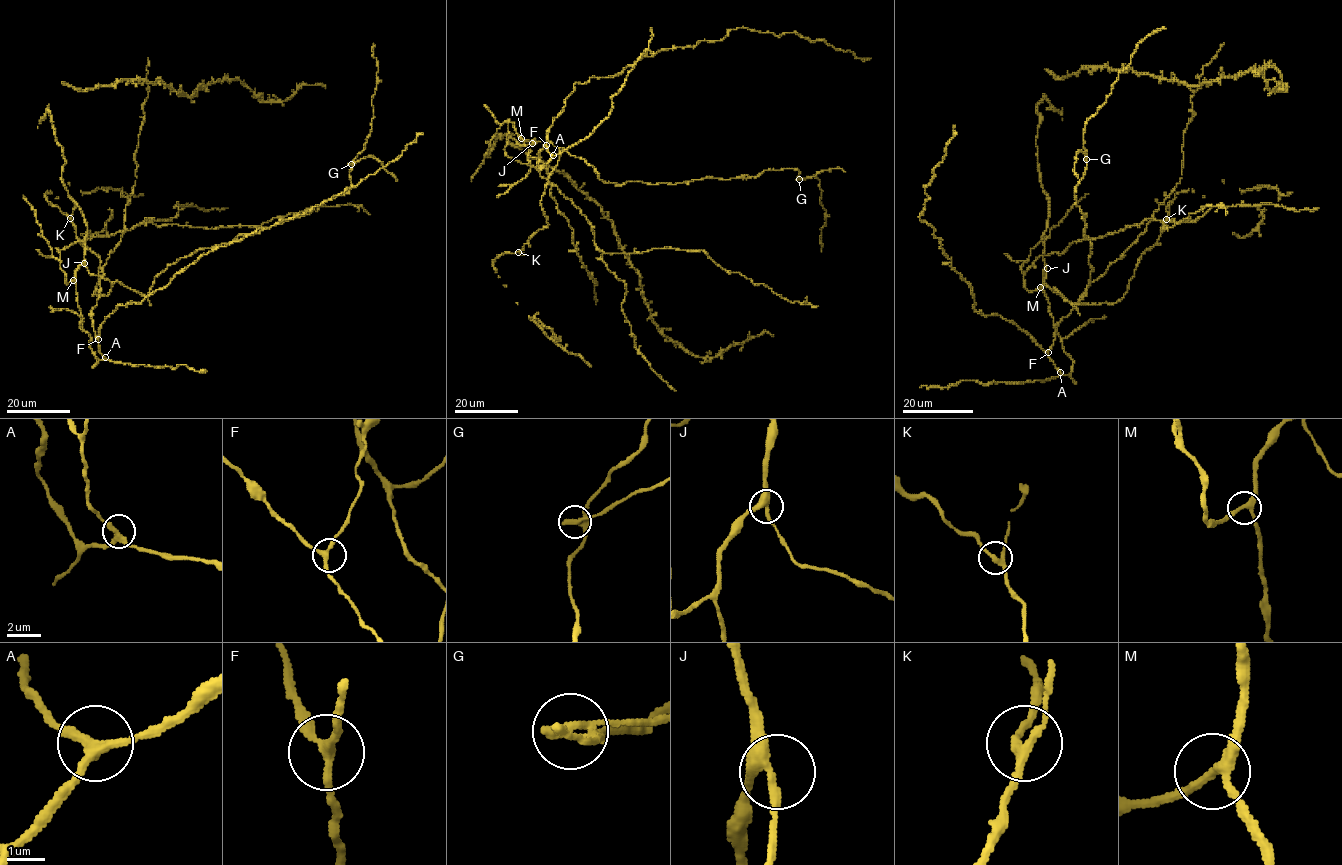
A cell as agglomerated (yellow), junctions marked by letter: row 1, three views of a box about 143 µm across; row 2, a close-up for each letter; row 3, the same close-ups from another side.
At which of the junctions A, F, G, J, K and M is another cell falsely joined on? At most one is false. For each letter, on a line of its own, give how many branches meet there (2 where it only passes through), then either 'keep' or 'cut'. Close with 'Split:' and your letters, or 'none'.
A: 3 | keep
F: 3 | keep
G: 3 | cut
J: 3 | keep
K: 3 | keep
M: 3 | keep
Split: G

